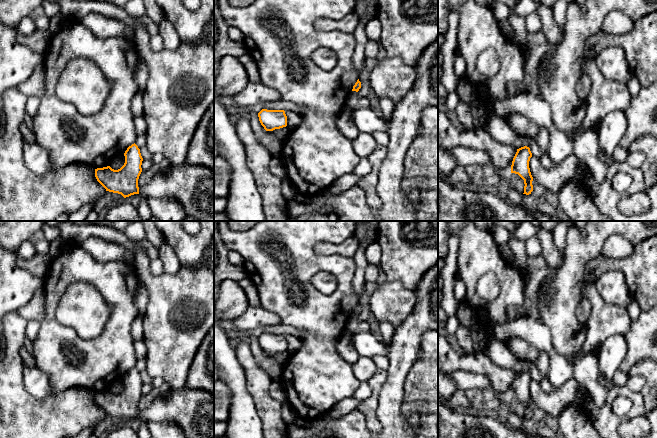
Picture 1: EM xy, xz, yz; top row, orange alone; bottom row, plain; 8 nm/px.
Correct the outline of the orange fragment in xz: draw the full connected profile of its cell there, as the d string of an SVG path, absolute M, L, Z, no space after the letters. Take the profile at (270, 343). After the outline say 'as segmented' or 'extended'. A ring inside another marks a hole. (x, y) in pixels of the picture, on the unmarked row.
M262 333L258 337L258 341L266 355L273 355L287 350L287 340L284 334Z | as segmented

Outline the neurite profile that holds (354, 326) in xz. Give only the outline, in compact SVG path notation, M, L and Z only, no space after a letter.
M351 315L346 325L346 329L353 333L370 332L370 324L368 321L360 321L356 315Z

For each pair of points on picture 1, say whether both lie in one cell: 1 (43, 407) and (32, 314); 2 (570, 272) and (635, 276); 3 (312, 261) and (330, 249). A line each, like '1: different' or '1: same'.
1: different
2: different
3: different

